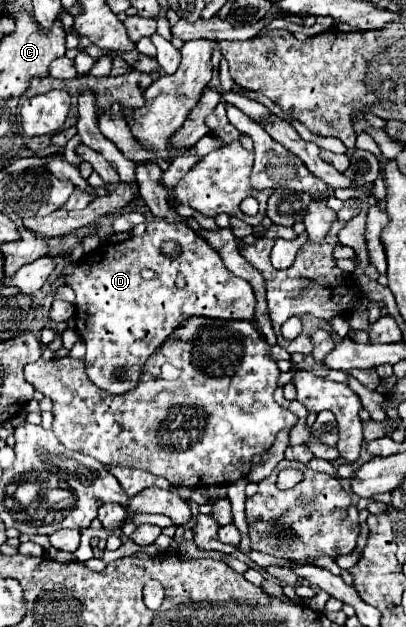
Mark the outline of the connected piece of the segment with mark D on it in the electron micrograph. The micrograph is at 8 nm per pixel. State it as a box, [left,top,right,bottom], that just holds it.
[65,219,255,393]

